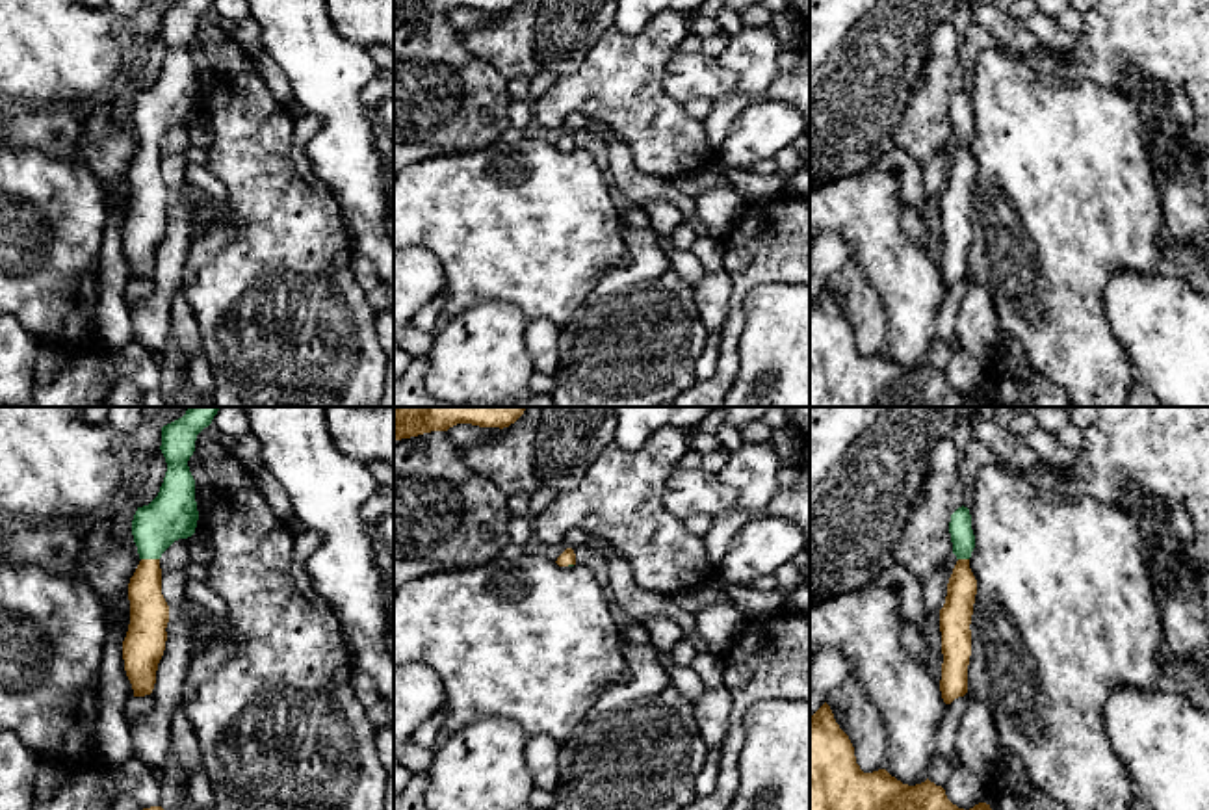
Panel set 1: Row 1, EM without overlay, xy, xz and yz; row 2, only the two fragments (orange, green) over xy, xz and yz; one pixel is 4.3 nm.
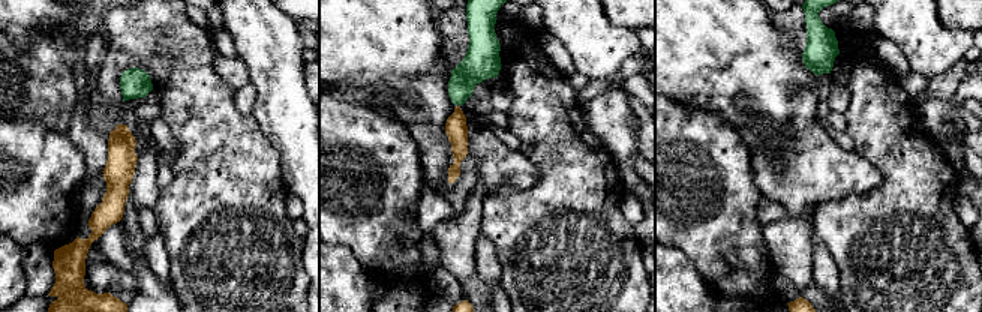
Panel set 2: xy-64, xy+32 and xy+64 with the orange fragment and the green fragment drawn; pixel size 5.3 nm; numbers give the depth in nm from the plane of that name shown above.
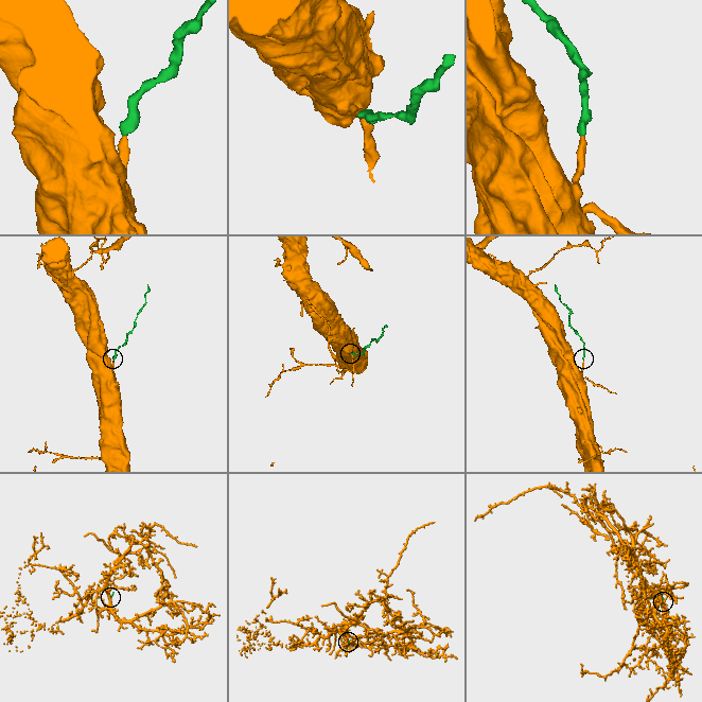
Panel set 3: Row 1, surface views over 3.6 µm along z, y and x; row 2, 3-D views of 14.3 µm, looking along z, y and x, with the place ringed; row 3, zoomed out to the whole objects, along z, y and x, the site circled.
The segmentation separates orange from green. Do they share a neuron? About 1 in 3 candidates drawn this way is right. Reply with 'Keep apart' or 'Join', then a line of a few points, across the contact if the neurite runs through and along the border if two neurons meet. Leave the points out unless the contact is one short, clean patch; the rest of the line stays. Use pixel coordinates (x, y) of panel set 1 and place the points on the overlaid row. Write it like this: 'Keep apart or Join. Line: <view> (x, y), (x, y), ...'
Join

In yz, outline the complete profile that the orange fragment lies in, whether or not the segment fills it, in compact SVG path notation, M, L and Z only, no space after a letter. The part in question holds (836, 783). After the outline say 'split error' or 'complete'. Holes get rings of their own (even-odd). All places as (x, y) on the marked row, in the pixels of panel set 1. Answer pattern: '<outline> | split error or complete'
M825 702L810 715L810 810L964 810L929 778L908 786L886 769L864 773Z | complete

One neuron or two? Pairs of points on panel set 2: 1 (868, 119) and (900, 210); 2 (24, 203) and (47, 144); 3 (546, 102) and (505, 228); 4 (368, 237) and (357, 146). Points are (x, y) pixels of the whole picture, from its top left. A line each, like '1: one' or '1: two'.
1: one
2: one
3: one
4: one

